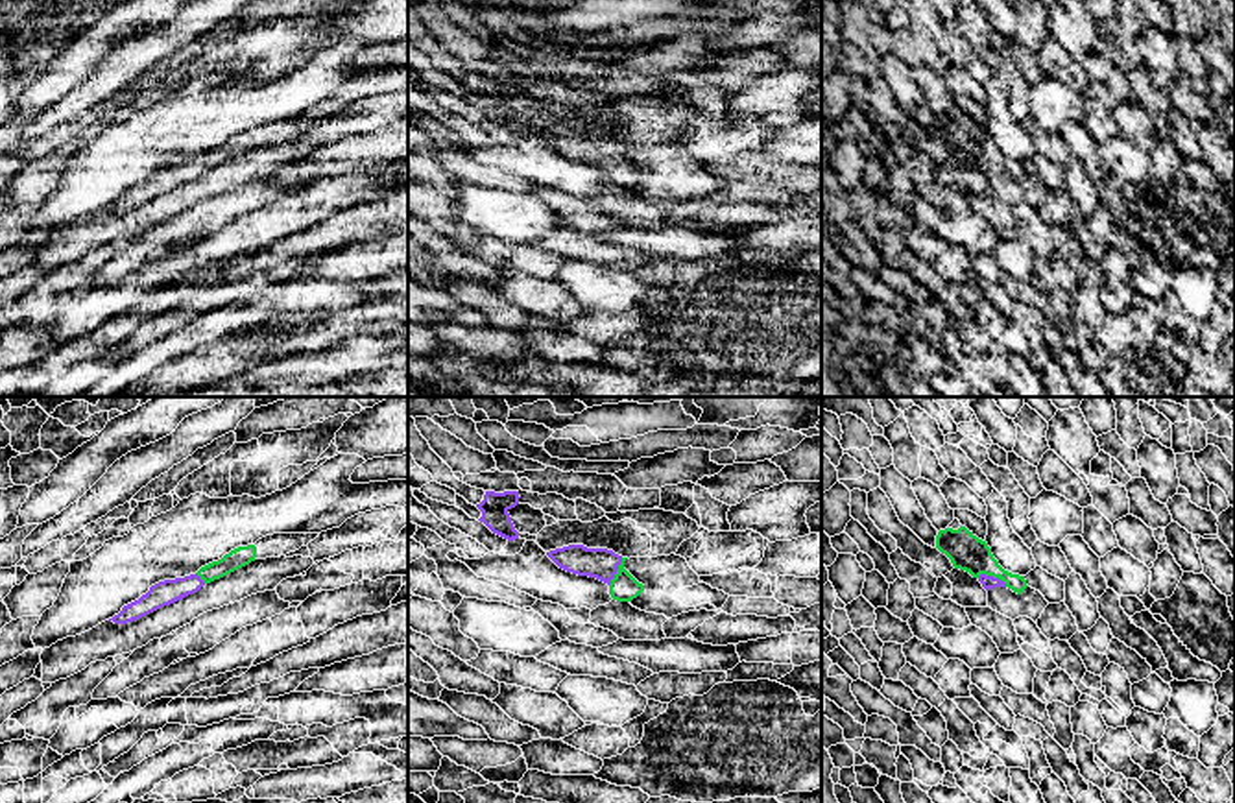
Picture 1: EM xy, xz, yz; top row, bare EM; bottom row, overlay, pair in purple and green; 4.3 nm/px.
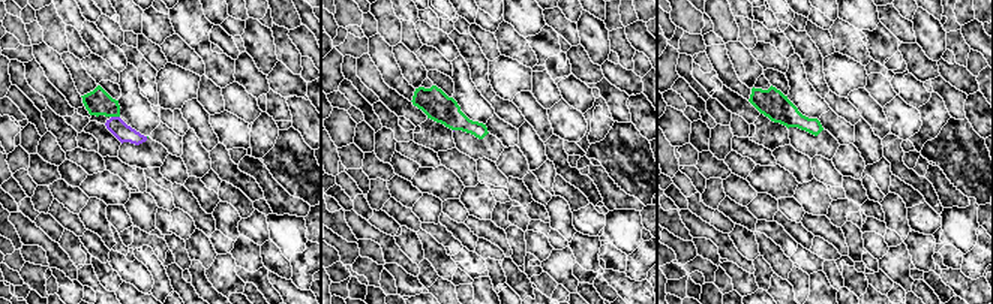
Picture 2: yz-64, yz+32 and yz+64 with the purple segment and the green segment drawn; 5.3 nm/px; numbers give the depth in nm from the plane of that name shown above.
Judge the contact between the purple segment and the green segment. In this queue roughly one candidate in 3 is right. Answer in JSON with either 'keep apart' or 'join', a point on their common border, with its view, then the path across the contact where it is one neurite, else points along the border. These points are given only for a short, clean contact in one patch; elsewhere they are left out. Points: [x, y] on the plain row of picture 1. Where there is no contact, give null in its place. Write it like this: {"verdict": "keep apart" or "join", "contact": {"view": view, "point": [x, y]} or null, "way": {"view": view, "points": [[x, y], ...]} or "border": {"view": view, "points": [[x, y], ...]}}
{"verdict": "join", "contact": {"view": "yz", "point": [992, 163]}, "way": {"view": "yz", "points": [[988, 168], [992, 163], [968, 139]]}}

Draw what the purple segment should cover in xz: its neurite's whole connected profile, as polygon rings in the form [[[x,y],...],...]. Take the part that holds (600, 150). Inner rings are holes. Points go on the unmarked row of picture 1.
[[[569,131],[546,138],[546,142],[563,157],[596,164],[609,172],[609,181],[617,188],[631,188],[644,172],[639,170],[626,155],[622,144],[607,135],[587,135],[583,131]]]

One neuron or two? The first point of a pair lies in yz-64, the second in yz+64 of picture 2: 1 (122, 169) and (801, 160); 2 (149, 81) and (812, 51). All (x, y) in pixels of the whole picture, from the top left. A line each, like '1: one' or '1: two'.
1: one
2: one

